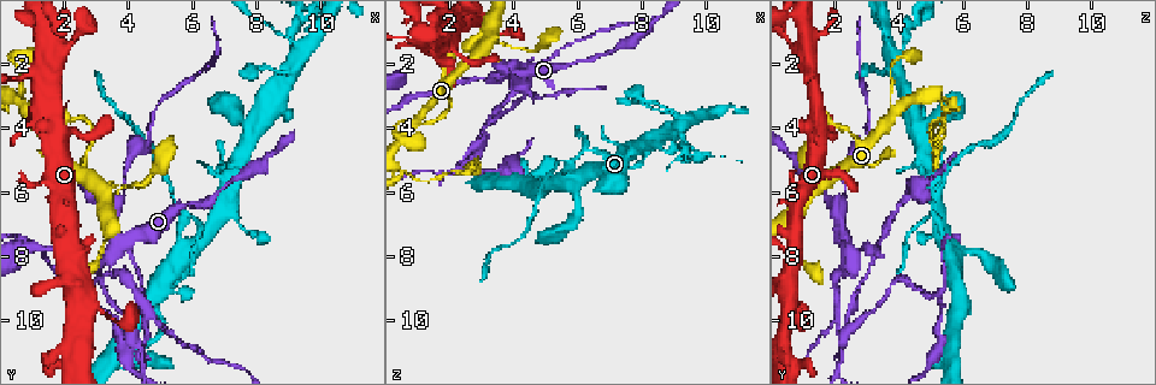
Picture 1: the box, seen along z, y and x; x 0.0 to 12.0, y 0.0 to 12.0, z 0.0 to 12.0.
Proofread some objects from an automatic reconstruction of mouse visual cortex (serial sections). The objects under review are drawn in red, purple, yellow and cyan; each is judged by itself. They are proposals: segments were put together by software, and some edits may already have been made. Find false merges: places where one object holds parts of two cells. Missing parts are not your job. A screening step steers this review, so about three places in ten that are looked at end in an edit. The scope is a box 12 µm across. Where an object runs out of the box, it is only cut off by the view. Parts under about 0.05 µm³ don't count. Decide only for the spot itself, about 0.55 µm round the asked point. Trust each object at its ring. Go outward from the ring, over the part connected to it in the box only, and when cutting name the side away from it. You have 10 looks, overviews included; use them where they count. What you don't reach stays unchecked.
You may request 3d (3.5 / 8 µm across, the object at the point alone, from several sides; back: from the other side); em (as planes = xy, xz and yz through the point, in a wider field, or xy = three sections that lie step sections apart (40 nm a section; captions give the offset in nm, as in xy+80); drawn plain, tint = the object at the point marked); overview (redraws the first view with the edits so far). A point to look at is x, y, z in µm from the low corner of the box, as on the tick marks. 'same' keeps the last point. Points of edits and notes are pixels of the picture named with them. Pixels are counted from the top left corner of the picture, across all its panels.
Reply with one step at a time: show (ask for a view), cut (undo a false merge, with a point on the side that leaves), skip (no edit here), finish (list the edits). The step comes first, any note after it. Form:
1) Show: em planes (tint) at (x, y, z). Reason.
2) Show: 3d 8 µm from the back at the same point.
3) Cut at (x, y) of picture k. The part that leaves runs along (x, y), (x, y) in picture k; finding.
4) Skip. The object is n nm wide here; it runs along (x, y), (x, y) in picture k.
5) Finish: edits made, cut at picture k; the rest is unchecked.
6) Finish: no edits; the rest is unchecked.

Show: 3d 8 µm at (3.7, 8.4, 2.3). Sudden change in width.

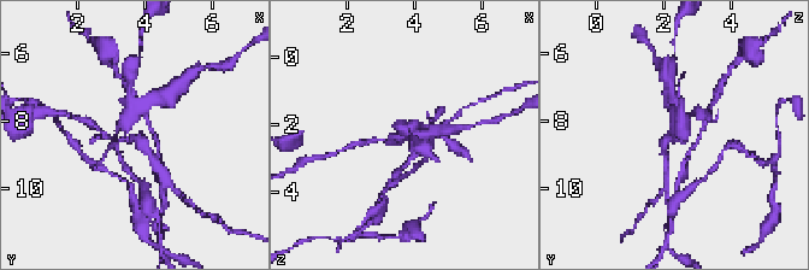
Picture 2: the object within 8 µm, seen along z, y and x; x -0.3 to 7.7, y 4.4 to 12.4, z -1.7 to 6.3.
Show: em planes (tint) at (3.6, 8.4, 2.3).

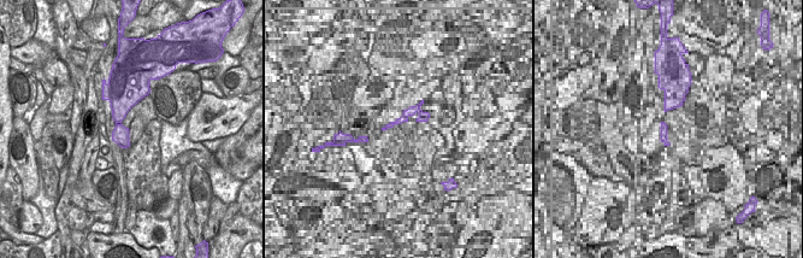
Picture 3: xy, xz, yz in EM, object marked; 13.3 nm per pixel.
Cut at (141, 145) of picture 2. The part that leaves runs along (129, 134), (146, 145), (159, 171) in picture 2; a second cell is stuck on.

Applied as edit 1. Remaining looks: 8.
Show: 3d 3.5 µm at (5.7, 6.7, 5.0). Narrows sharply.

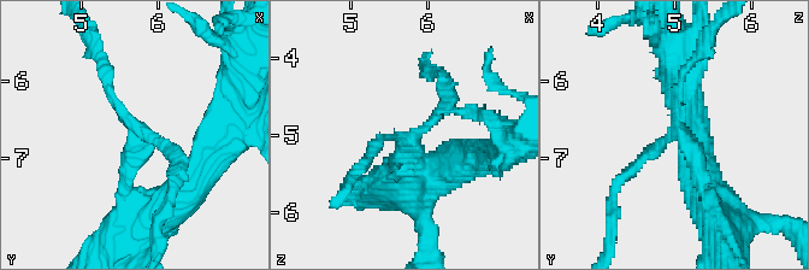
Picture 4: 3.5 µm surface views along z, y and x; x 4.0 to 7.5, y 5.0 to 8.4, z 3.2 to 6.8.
Show: em planes (tint) at (5.70, 6.60, 5.05).

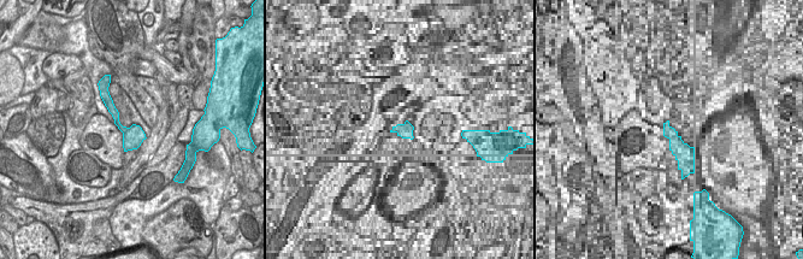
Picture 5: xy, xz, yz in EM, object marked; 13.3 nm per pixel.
Show: em xy step 5 (tint) at the same point. Another direction.

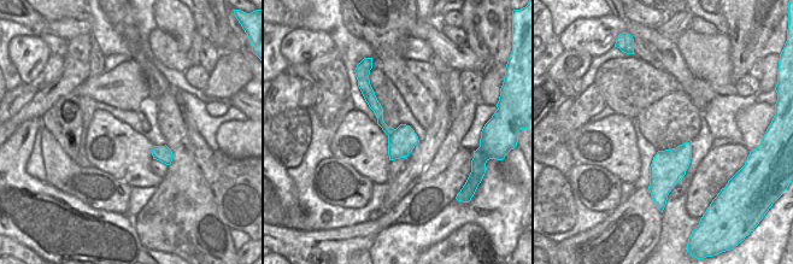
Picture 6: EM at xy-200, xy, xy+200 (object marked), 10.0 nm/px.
Cut at (175, 150) of picture 4. The part that leaves runs along (141, 134), (111, 98), (89, 37) in picture 4; two cells meet here.

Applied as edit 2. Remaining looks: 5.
Show: overview. See it whole again.

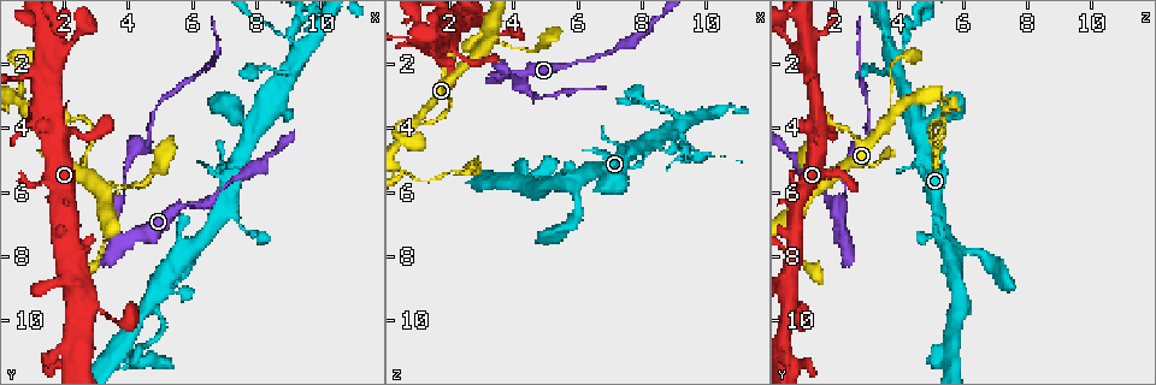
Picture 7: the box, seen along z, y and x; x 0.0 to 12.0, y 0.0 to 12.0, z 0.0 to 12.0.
Show: 3d 8 µm at (0.8, 3.3, 5.6). Abrupt turn.

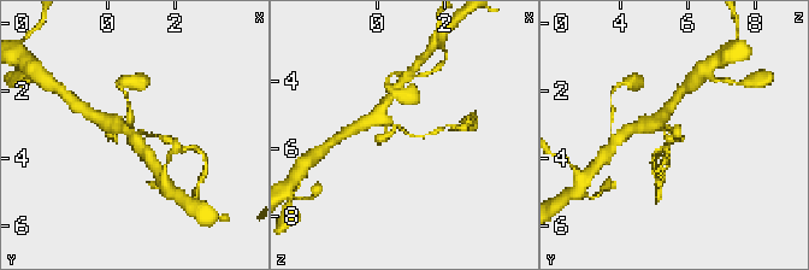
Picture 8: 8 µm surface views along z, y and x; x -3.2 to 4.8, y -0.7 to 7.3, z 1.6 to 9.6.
Show: em xy step 1 (tint) at (0.9, 3.2, 5.5). 3 arms meet here; the arms are 100, 200, 350 nm wide.

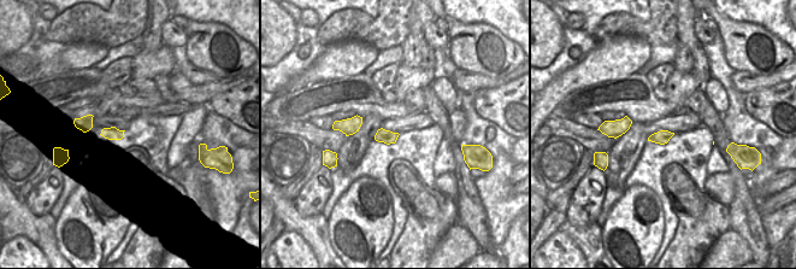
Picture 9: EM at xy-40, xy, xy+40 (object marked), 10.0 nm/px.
Skip. It runs along (379, 115), (411, 135), (436, 131) in picture 8; continuous, no second cell.

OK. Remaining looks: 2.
Finish: edits made, cut at picture 2, cut at picture 4; the rest is unchecked.

